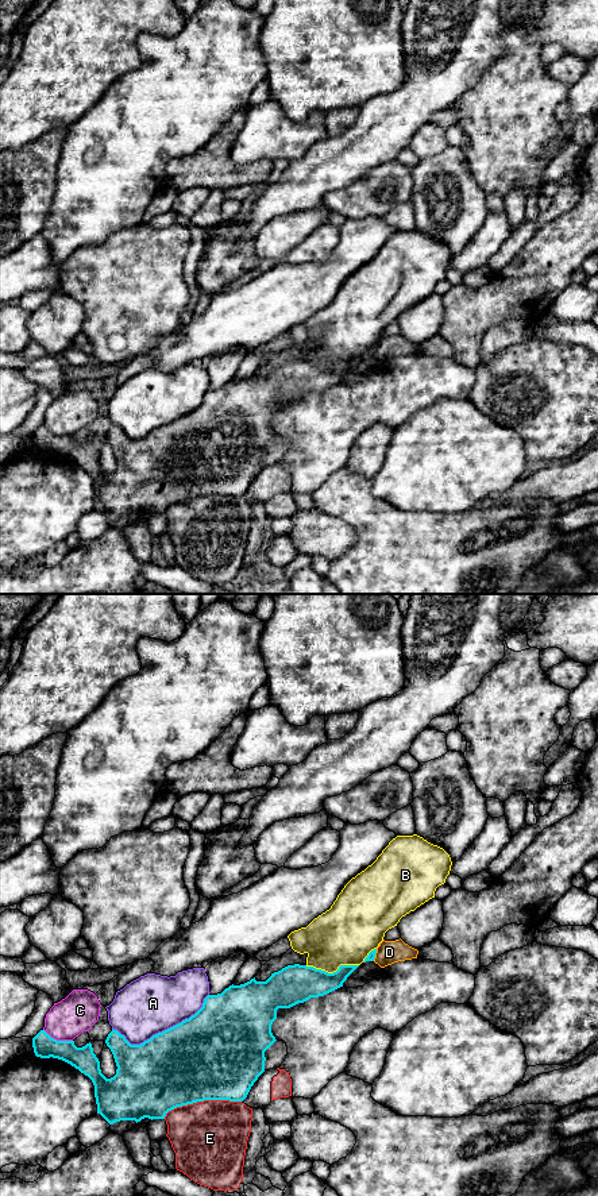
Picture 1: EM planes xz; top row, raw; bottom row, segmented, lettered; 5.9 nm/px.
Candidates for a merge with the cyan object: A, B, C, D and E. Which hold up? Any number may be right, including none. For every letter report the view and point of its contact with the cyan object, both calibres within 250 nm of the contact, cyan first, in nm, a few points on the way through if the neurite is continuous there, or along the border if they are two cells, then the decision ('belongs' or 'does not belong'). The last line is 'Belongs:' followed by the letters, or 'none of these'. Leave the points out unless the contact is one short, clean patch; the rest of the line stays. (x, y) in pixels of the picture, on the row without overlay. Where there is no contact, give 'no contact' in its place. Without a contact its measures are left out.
A: meets cyan in xz at (162, 427); 480 nm thick on the cyan side, 340 nm on the other; does not belong
B: meets cyan in xz at (331, 369); 240 nm thick on the cyan side, 360 nm on the other; does not belong
C: meets cyan in xz at (58, 436); 140 nm thick on the cyan side, 240 nm on the other; does not belong
D: meets cyan in xz at (374, 350); 50 nm thick on the cyan side, 140 nm on the other; border along xz (377, 344), (373, 355); does not belong
E: meets cyan in xz at (201, 496); 500 nm thick on the cyan side, 440 nm on the other; does not belong
Belongs: none of these

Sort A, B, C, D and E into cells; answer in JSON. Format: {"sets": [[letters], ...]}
{"sets": [["A"], ["B"], ["C"], ["D"], ["E"]]}

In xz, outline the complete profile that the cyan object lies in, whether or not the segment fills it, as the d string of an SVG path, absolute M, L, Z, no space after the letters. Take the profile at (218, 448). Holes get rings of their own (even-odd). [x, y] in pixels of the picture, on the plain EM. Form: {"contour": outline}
{"contour": "M288 360L271 369L266 377L255 373L240 381L229 381L221 389L208 390L202 402L189 414L153 431L140 440L131 440L117 425L108 429L116 470L107 474L92 439L77 443L74 436L57 436L45 425L32 433L36 452L62 455L88 471L94 481L97 509L109 520L144 513L165 514L177 502L204 495L243 497L254 478L265 467L265 447L277 436L271 420L278 404L290 404L310 393L324 391L340 382L359 360L340 360L333 369L306 360Z"}

